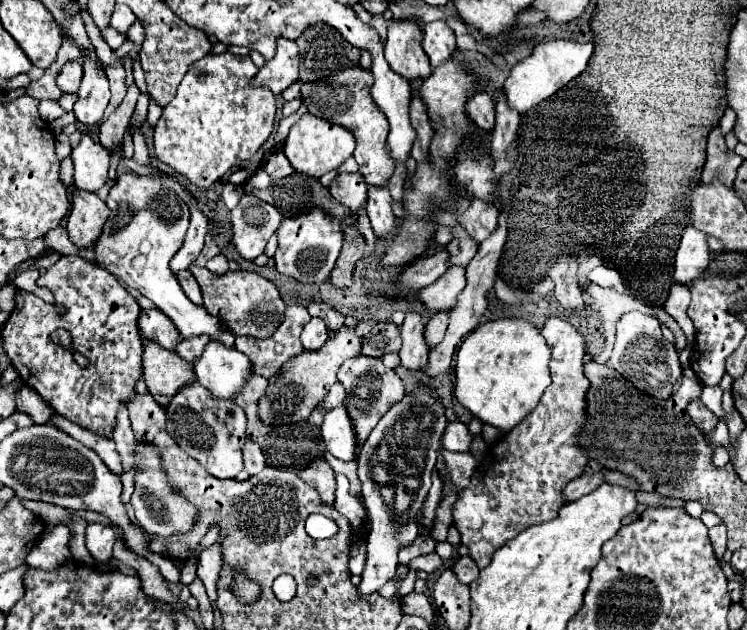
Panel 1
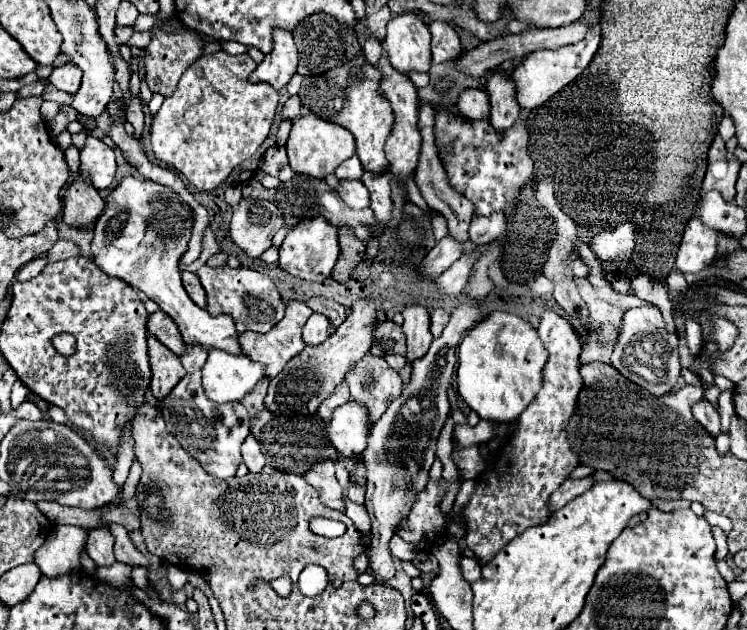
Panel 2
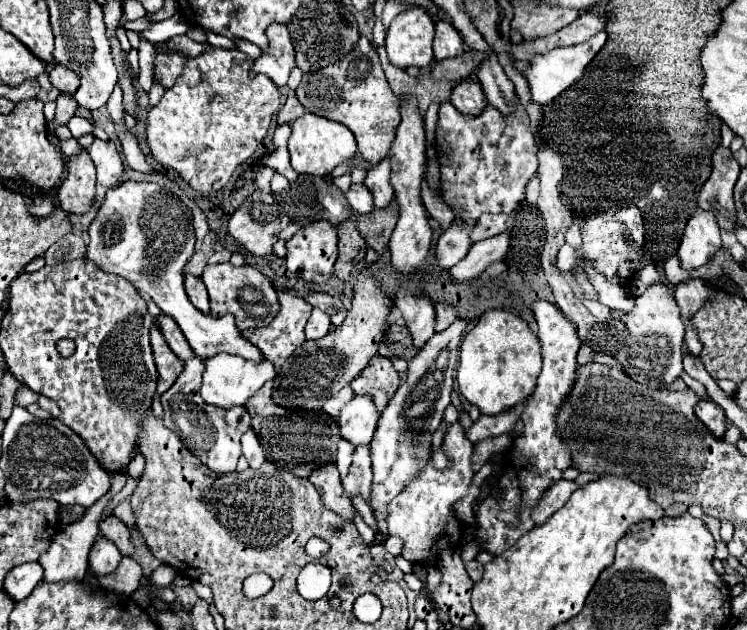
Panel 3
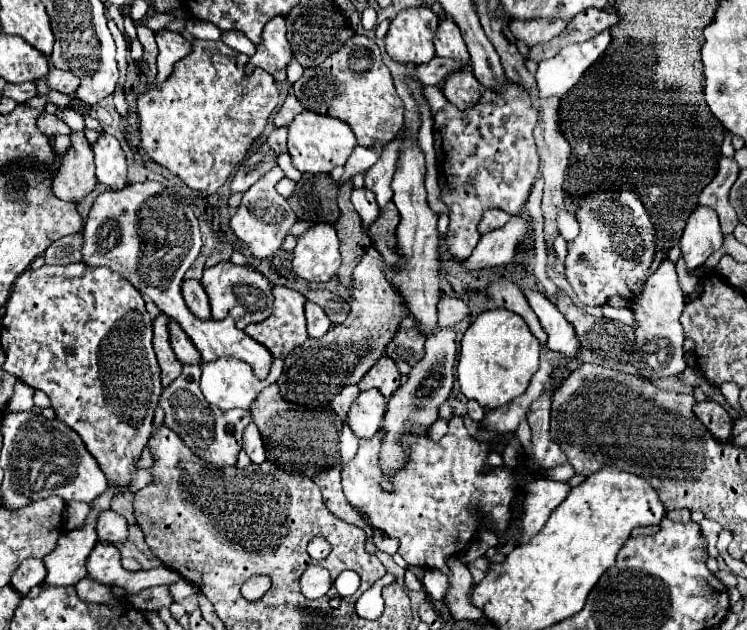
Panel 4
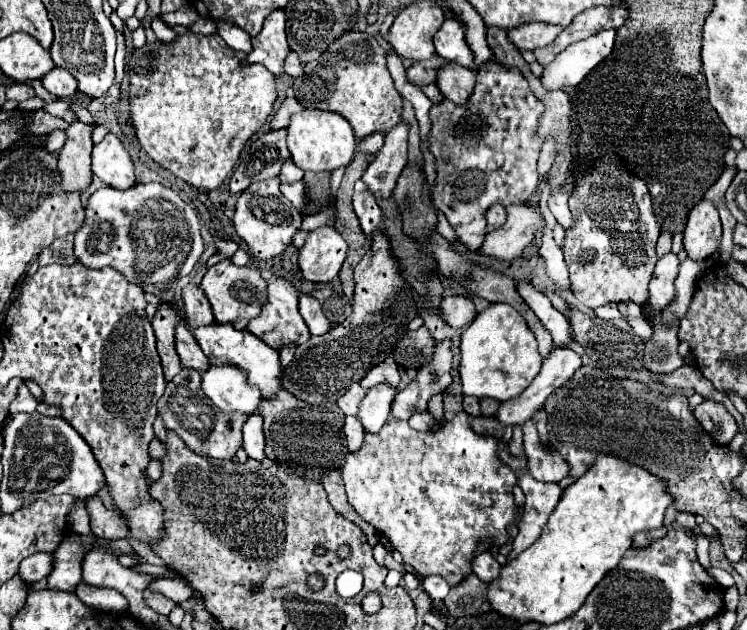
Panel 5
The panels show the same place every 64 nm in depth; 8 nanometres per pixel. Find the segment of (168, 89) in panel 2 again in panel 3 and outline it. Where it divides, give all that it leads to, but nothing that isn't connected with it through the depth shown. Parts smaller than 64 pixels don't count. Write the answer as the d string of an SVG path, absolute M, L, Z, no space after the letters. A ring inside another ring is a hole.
M163 43L156 44L154 56L154 82L160 82L162 88L172 88L176 78L182 74L186 56L178 50L170 50Z

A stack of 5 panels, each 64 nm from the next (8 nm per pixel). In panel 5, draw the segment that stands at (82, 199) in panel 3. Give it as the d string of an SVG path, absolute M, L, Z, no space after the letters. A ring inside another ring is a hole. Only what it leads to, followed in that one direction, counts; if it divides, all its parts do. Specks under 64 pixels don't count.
M74 122L66 130L68 140L58 154L64 192L84 192L92 182L92 130L94 126L82 122Z

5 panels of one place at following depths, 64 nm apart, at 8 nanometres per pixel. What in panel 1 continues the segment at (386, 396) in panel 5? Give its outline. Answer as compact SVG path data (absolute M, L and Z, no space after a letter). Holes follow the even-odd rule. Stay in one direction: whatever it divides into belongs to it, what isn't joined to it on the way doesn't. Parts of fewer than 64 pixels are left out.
M344 406L328 410L324 414L324 422L320 424L320 438L326 444L328 452L338 460L354 460L354 436L352 436L352 422L344 412Z

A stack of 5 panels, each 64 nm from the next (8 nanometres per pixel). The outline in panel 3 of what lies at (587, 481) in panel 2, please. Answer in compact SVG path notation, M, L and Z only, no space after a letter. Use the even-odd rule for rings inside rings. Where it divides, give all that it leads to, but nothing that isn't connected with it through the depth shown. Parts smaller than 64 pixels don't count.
M568 480L556 482L544 494L544 500L540 500L540 504L536 504L536 512L532 512L532 516L536 516L536 524L544 524L556 510L560 510L568 502L568 498L574 490L578 490L578 486L574 482L568 482Z

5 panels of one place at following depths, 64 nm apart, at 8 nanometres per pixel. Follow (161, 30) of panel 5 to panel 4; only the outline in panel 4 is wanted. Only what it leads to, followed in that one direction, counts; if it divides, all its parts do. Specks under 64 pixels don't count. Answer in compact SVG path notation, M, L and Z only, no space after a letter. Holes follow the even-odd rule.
M168 30L158 32L156 42L158 42L159 54L156 62L157 75L153 83L161 84L170 76L174 64L192 52L190 50L192 44L182 34Z

